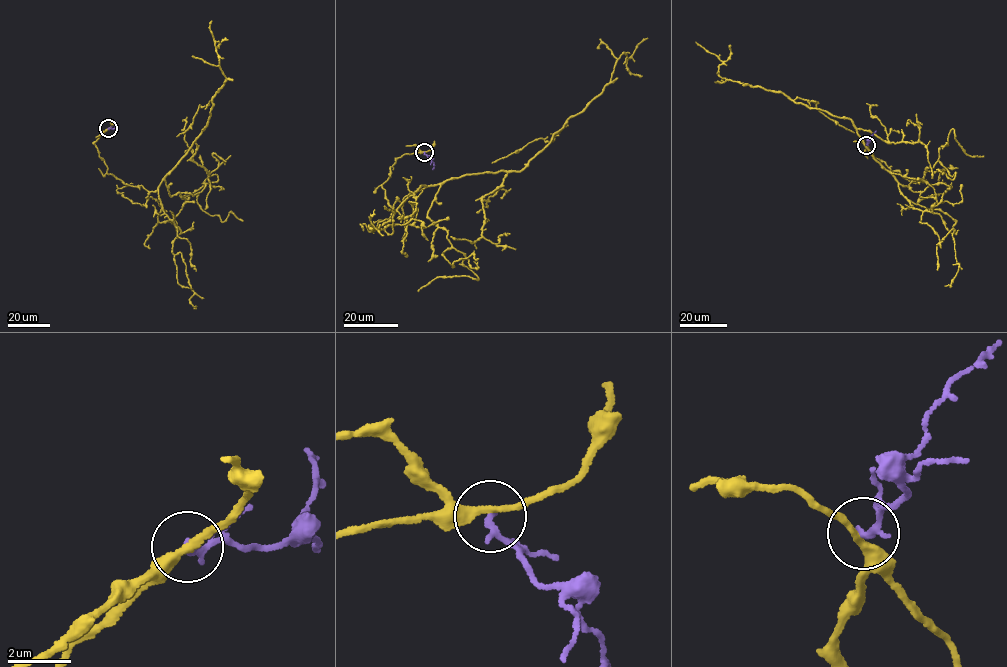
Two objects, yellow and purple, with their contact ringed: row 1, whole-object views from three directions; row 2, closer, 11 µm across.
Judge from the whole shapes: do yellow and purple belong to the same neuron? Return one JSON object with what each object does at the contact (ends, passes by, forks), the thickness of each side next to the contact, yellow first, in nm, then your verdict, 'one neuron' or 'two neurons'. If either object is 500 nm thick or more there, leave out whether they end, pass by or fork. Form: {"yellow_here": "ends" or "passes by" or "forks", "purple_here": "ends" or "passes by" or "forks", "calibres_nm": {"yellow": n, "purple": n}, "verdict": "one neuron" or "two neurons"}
{"yellow_here": "passes by", "purple_here": "ends", "calibres_nm": {"yellow": 260, "purple": 220}, "verdict": "two neurons"}

